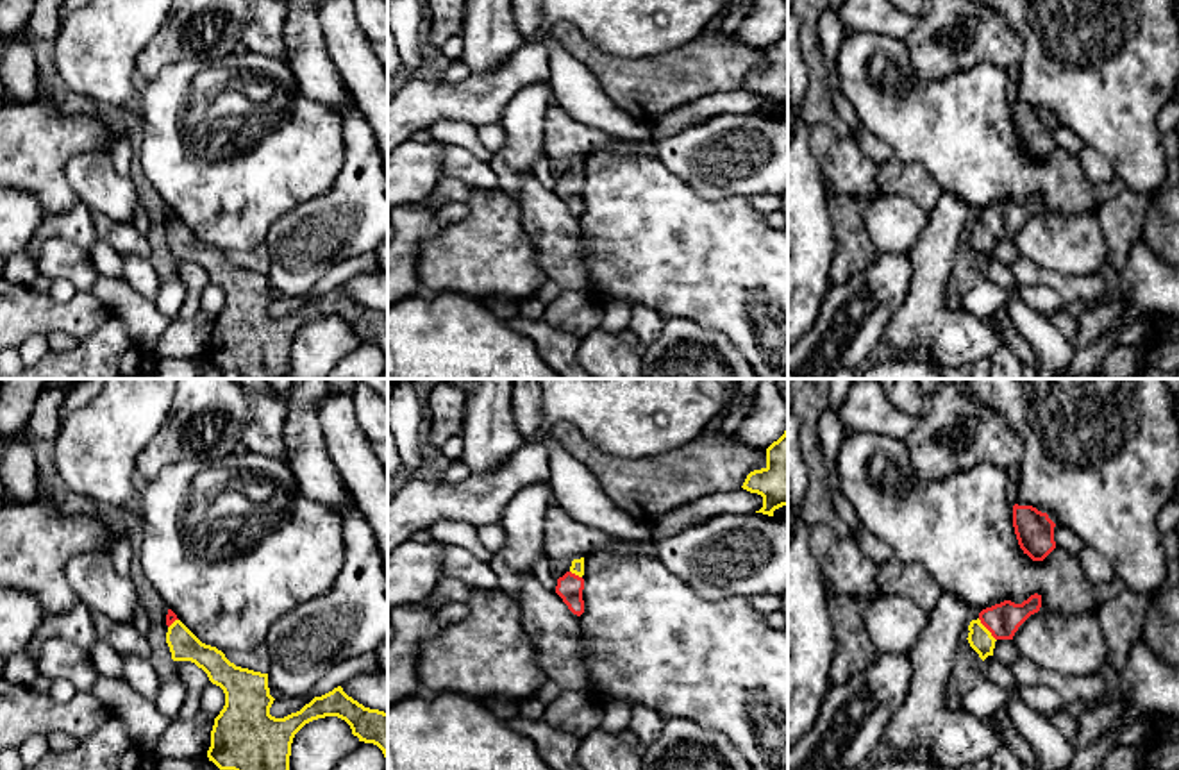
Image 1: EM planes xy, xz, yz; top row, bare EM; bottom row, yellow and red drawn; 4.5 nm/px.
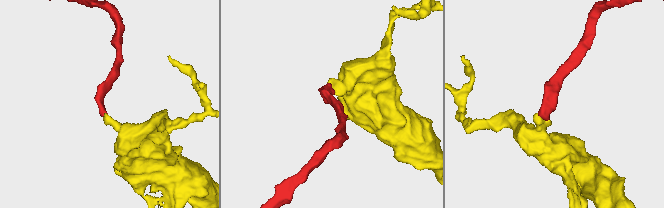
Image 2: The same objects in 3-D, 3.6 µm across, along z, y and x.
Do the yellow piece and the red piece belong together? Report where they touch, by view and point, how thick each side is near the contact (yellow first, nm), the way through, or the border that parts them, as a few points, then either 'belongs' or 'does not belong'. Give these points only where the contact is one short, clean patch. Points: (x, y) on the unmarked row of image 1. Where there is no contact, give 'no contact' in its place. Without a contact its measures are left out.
yz (986, 229) | 110/160 nm | across yz (979, 238), (986, 229), (1003, 220) | belongs

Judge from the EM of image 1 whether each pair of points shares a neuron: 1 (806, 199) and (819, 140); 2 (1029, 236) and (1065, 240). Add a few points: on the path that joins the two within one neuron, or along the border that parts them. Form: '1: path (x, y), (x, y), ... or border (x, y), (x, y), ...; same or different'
1: border (808, 127), (808, 147), (826, 179); different
2: path (1038, 238), (1056, 240); same

